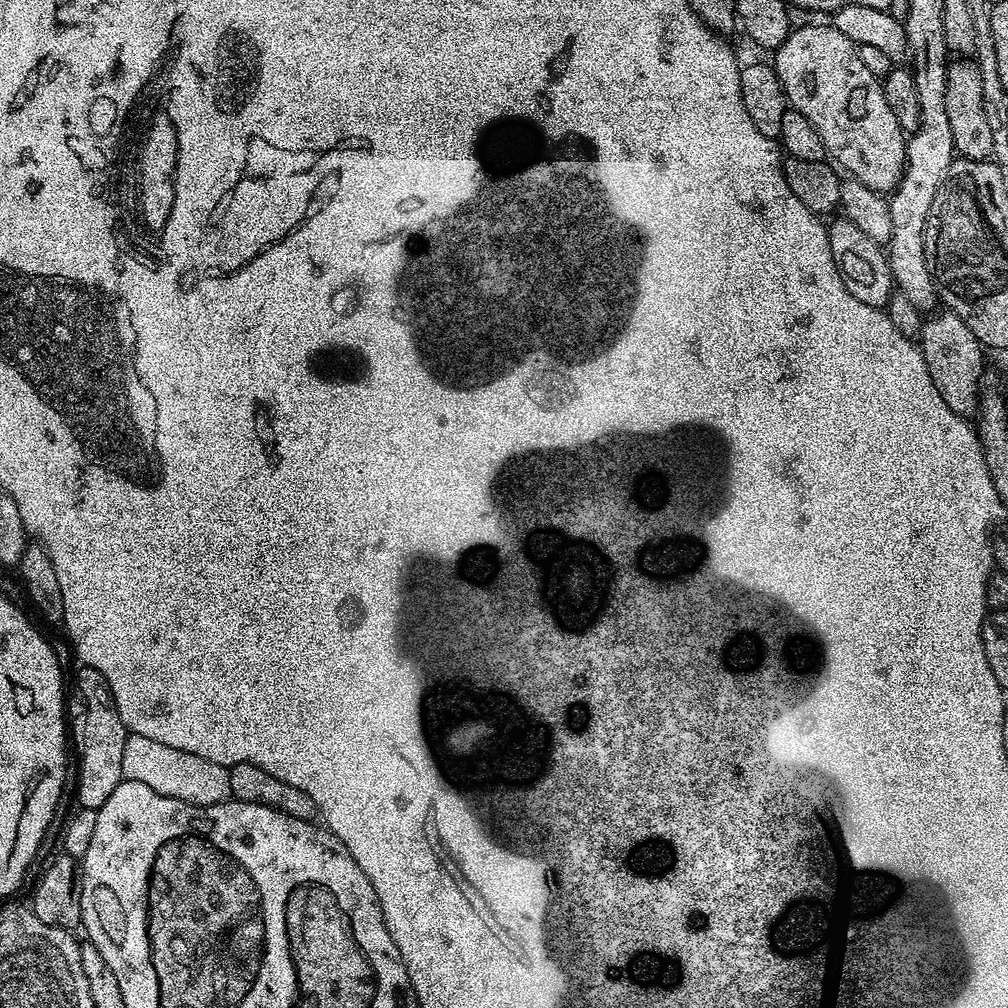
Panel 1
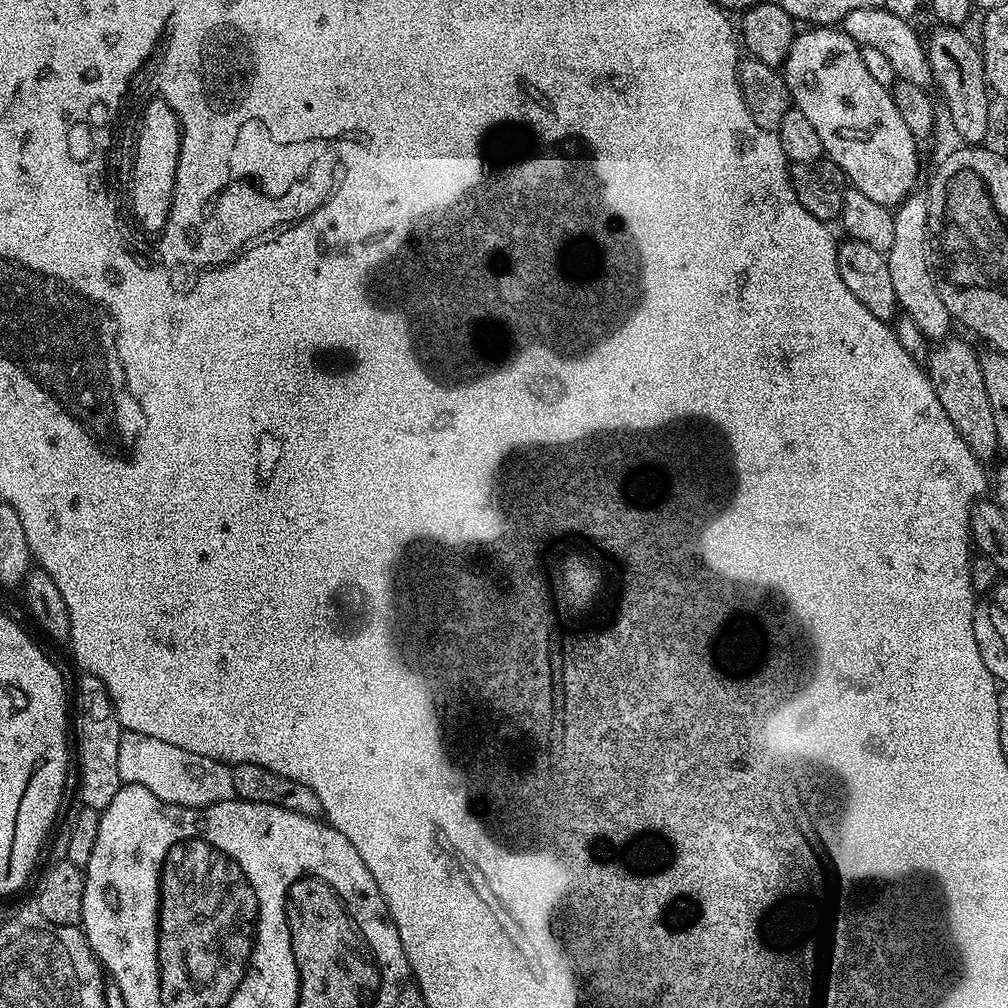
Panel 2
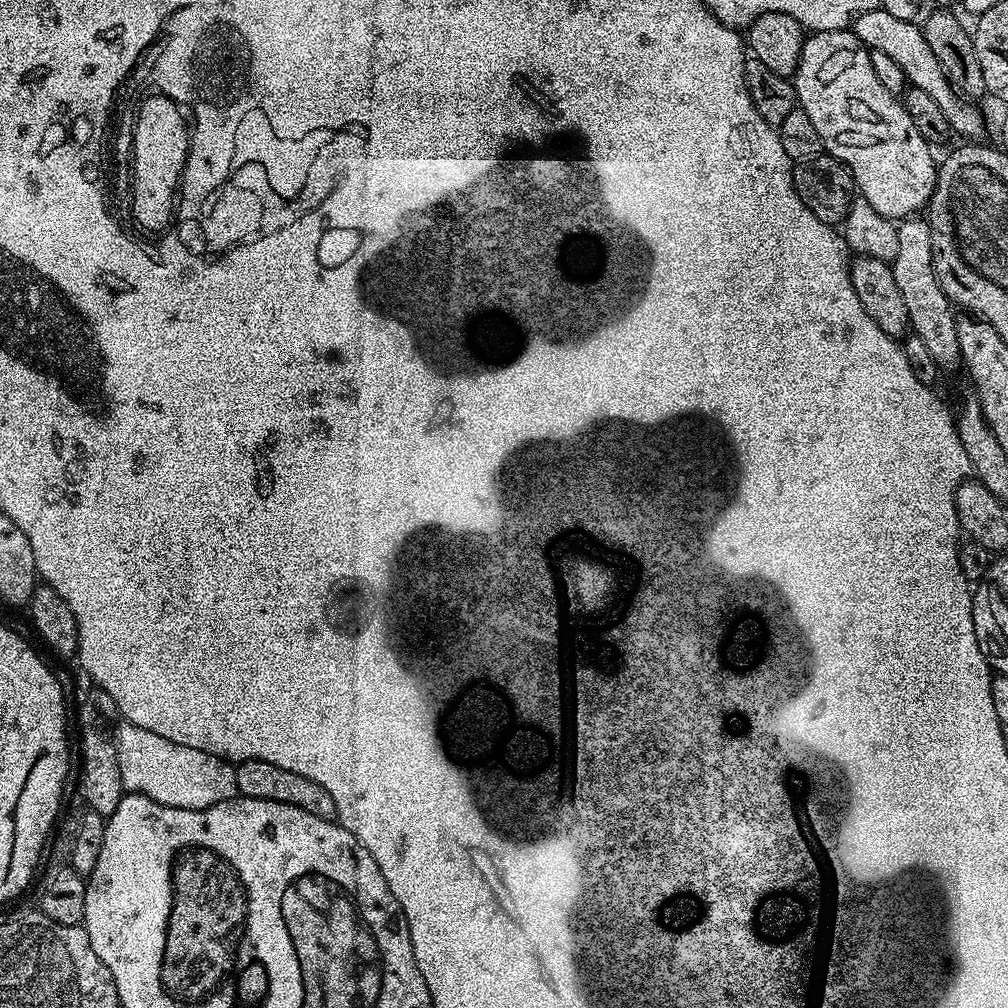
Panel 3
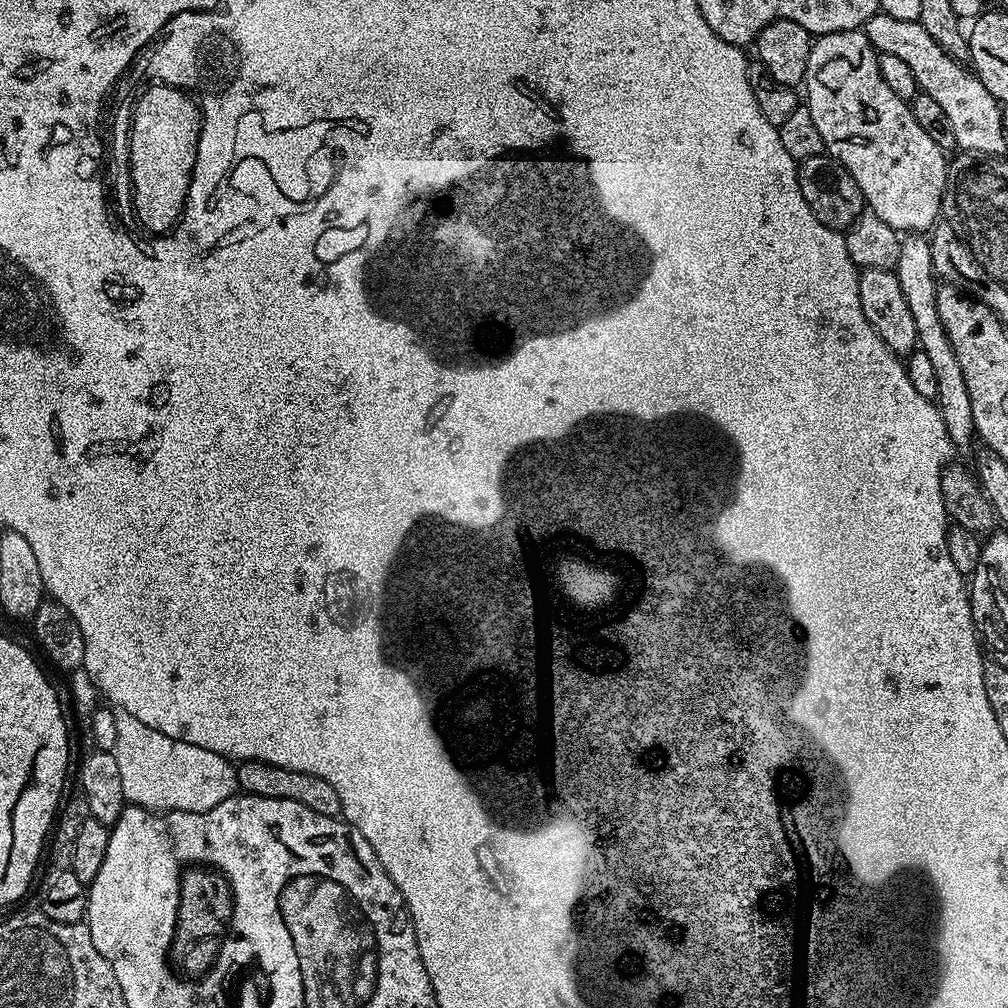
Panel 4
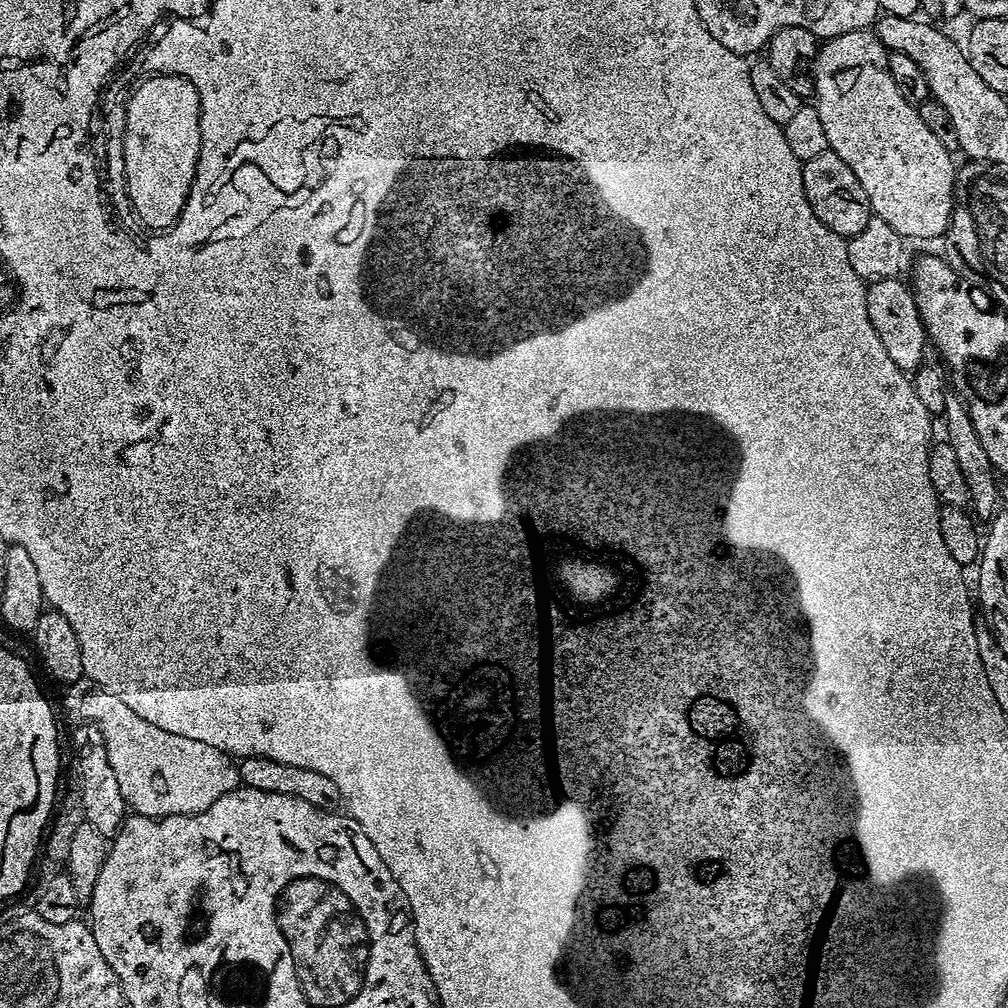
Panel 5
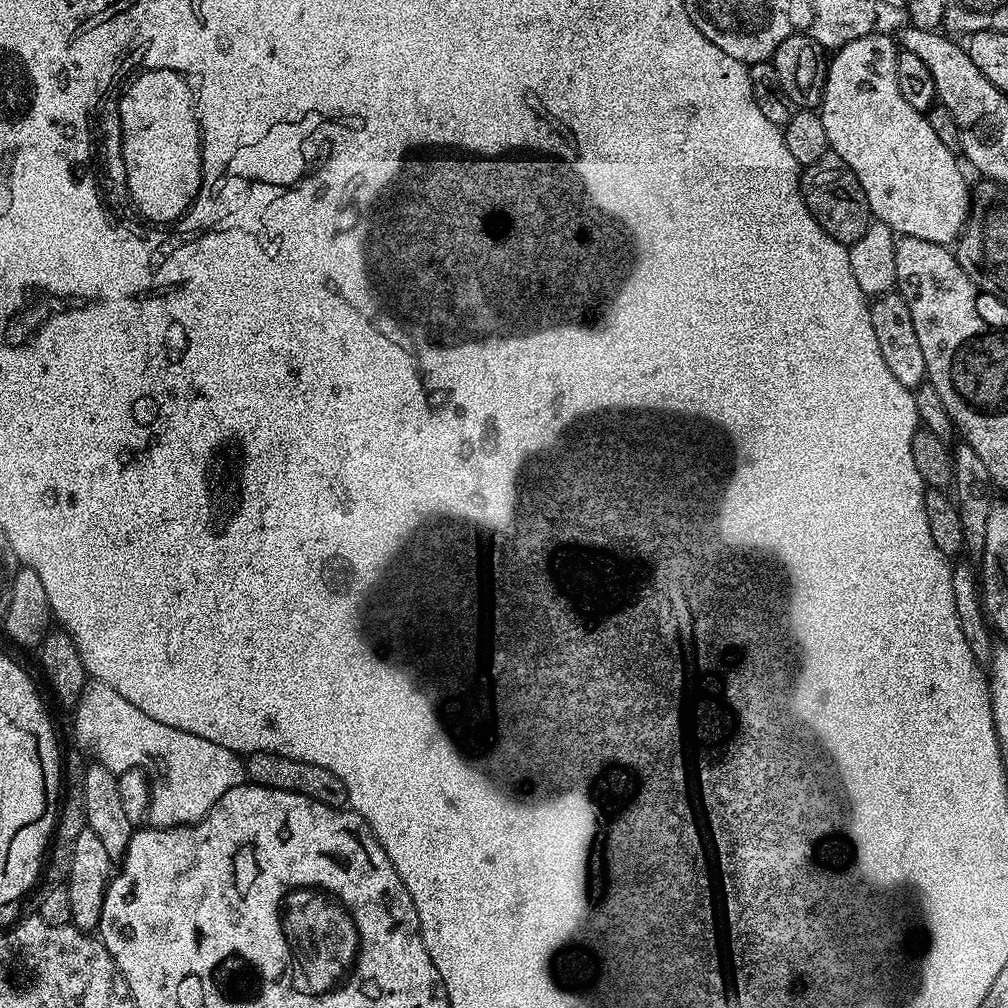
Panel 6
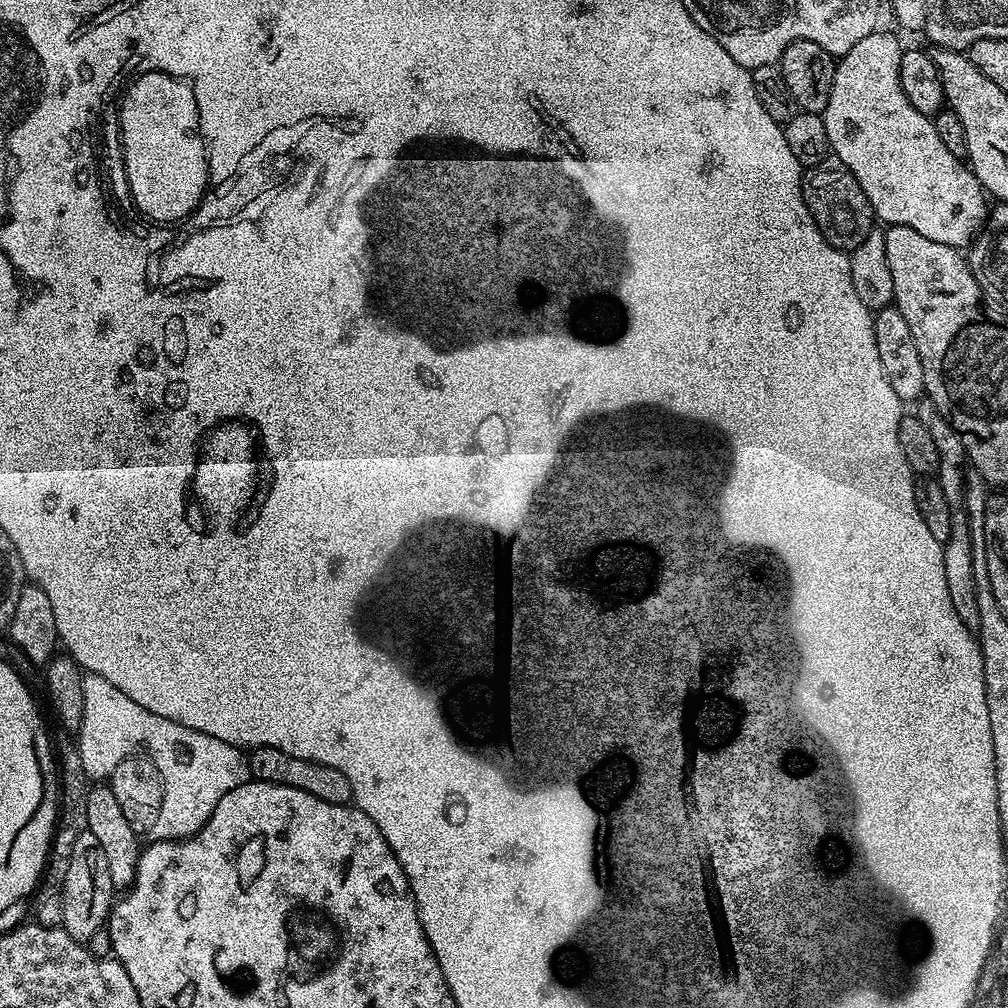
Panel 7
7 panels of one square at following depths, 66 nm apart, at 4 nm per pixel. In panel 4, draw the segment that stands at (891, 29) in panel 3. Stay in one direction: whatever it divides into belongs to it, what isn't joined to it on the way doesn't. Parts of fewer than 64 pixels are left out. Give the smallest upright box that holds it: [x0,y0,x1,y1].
[862,11,1004,158]

